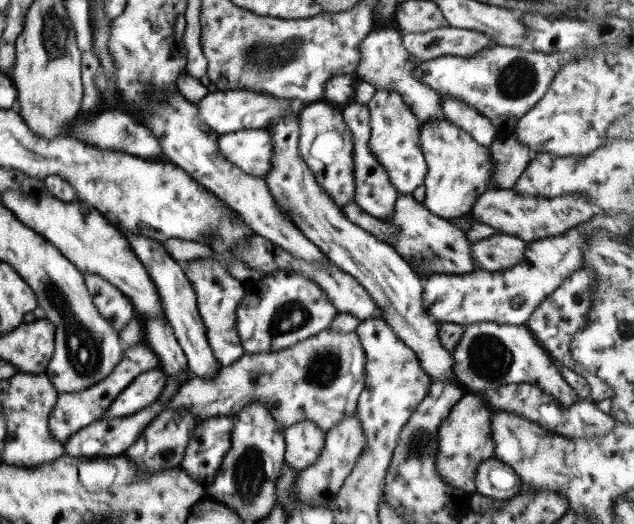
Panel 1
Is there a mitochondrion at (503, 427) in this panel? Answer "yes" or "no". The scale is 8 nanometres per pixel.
no

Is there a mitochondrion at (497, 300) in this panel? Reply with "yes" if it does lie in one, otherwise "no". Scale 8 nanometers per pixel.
no

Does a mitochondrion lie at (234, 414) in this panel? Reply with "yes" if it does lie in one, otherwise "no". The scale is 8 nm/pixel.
no

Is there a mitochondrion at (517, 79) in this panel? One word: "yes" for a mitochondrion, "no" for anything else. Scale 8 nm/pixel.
yes

